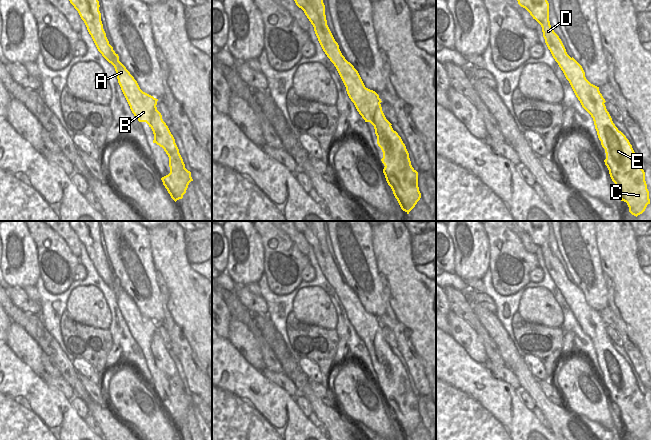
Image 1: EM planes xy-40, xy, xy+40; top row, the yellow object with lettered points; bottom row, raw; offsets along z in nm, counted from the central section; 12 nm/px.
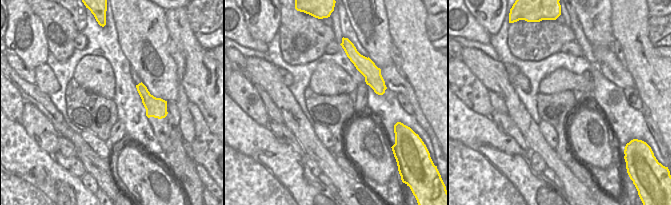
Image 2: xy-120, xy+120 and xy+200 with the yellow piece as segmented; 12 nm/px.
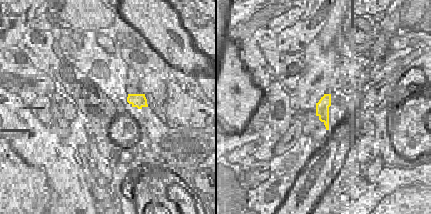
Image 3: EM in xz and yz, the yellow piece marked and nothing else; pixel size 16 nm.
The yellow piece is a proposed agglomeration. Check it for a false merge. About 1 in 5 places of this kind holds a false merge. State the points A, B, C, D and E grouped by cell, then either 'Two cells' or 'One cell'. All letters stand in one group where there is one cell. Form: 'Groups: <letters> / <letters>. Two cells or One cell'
Groups: A B C D E. One cell

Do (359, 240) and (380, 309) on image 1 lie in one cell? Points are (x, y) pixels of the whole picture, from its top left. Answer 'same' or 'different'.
same

